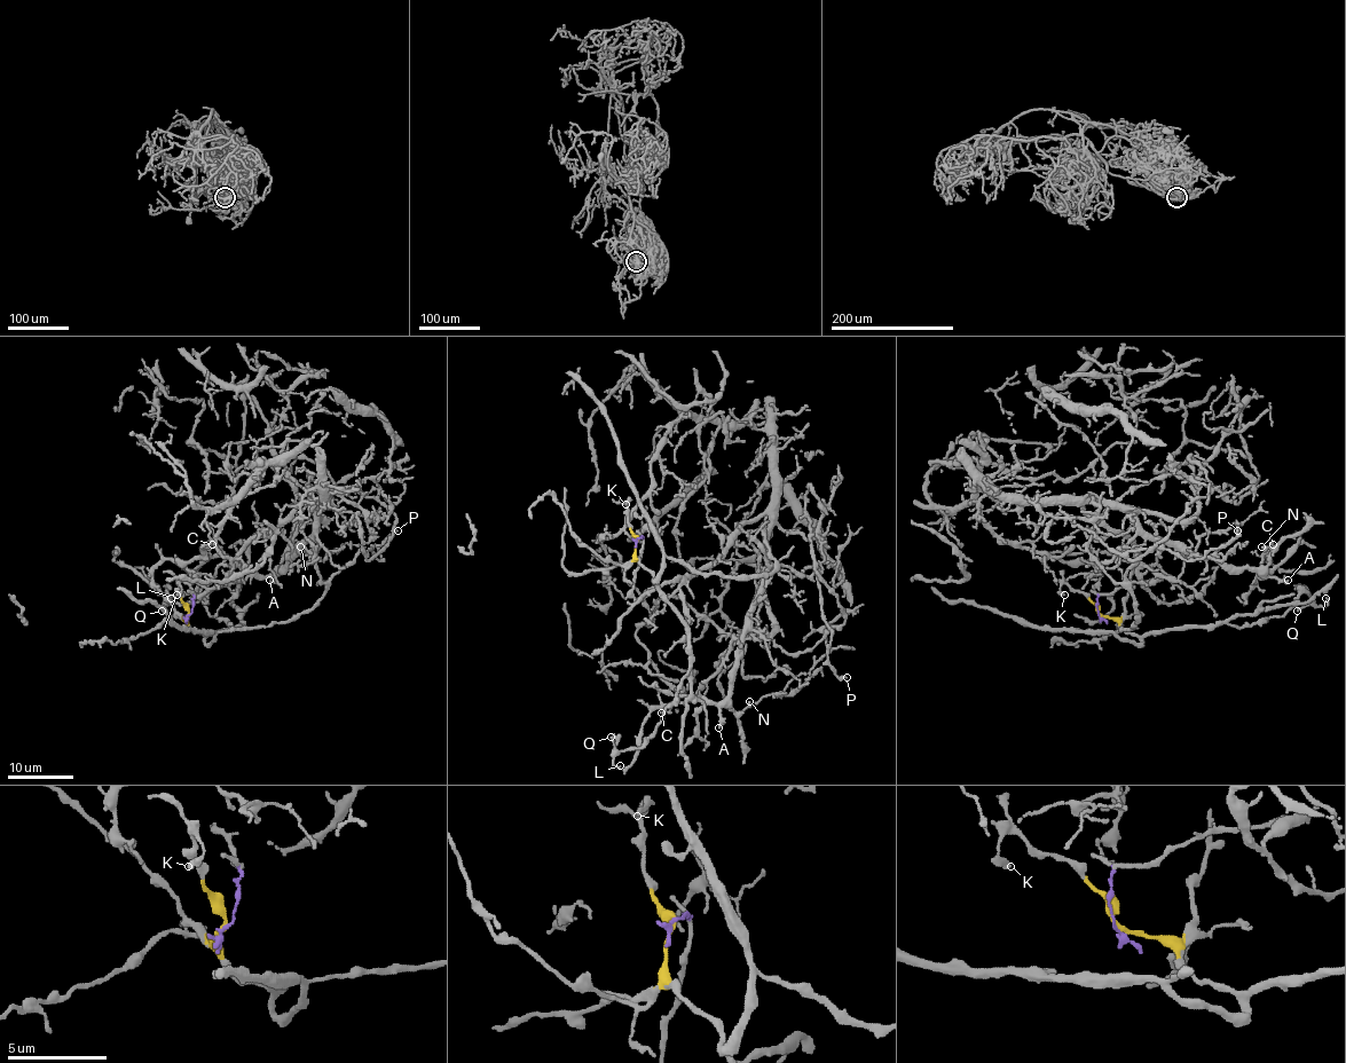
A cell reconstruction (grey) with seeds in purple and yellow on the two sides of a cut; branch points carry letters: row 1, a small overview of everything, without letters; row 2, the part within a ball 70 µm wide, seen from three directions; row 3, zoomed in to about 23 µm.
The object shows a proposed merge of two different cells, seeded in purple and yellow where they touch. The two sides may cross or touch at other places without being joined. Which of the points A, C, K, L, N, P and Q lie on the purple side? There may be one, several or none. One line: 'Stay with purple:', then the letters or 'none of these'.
Stay with purple: A, C, N

